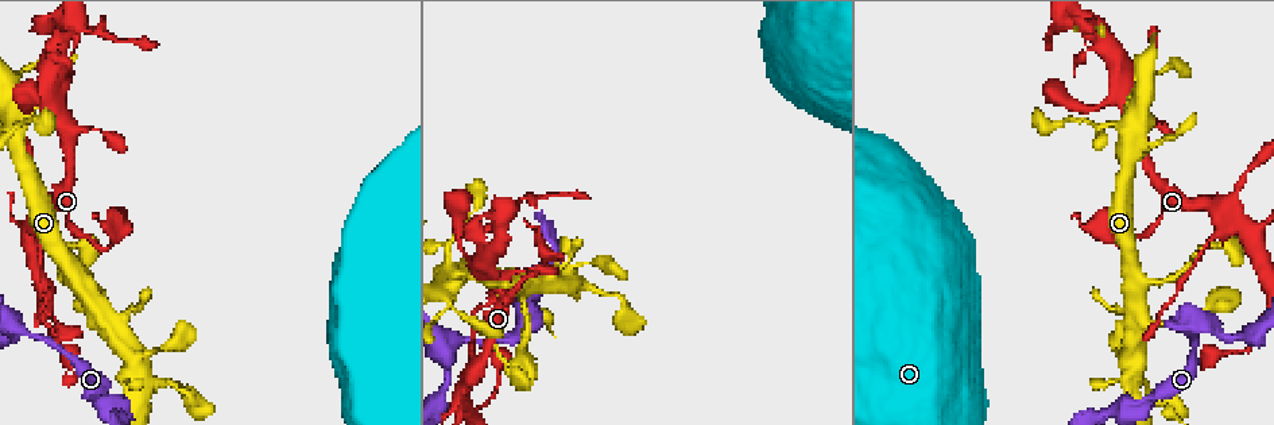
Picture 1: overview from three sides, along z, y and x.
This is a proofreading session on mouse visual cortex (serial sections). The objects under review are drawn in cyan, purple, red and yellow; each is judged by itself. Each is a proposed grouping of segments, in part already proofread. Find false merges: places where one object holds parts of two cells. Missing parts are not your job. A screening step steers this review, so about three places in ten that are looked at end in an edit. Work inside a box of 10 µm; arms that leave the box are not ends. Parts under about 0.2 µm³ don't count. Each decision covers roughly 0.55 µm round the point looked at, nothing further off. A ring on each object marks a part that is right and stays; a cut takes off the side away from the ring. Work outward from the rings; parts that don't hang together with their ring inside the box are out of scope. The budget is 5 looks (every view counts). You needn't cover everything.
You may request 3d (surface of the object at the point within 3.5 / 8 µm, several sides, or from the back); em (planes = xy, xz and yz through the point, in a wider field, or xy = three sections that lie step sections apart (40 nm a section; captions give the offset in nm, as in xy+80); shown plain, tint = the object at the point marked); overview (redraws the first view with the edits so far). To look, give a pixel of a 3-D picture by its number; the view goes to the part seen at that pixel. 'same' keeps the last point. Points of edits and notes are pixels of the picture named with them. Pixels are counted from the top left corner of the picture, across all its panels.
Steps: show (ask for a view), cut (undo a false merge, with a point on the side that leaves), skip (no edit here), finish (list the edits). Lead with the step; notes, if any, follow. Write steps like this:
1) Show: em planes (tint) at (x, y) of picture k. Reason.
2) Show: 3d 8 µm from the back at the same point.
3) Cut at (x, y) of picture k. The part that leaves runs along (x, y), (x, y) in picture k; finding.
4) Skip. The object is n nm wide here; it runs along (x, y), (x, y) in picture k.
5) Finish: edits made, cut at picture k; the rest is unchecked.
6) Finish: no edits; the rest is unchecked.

Show: 3d 3.5 µm at (457, 400) of picture 1. Thin arm on a thick one.

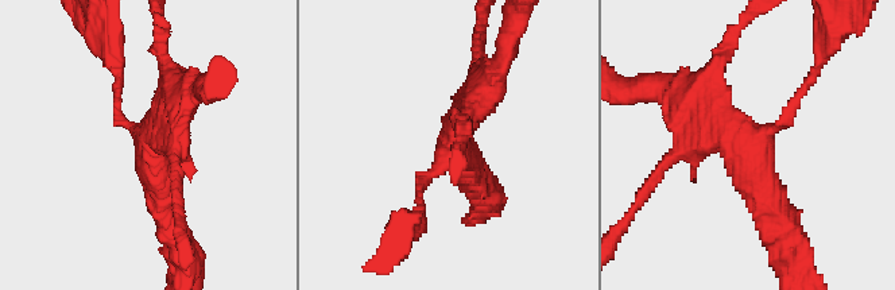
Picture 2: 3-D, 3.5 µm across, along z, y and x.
Show: em xy step 3 (tint) at (746, 150) of picture 2.

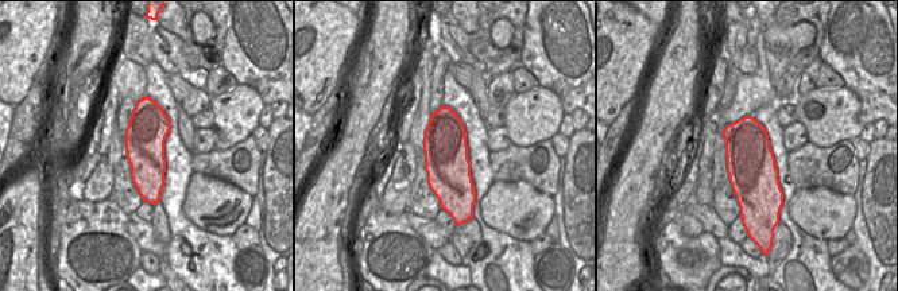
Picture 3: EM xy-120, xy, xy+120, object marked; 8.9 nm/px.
Skip. The arms are 150, 400, 400 nm wide; continuous, no second cell.

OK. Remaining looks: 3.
Show: 3d 3.5 µm at (50, 101) of picture 1. Arms part here.

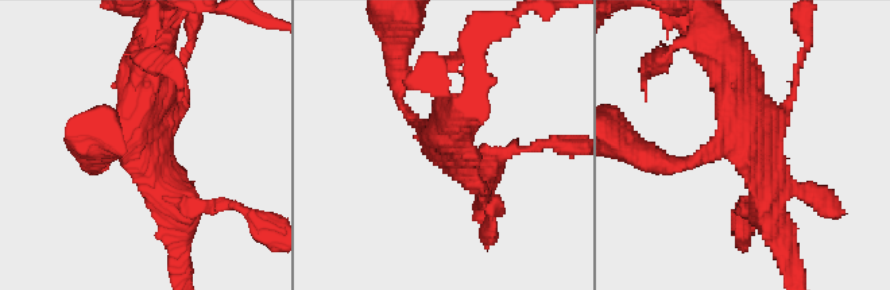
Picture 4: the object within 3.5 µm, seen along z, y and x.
Show: em xy step 2 (tint) at (142, 145) of picture 4.

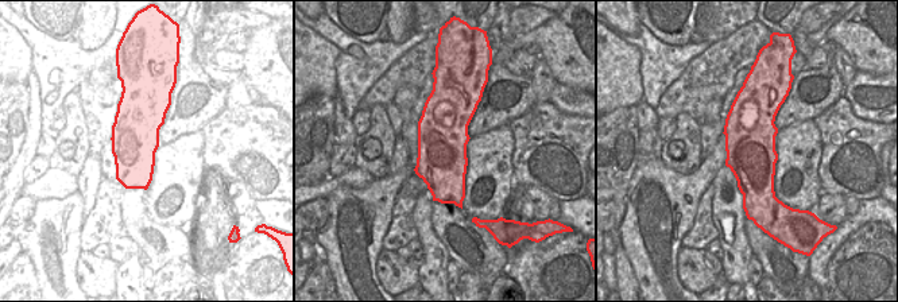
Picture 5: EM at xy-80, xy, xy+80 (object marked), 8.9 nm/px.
Skip. It runs along (770, 221), (730, 60) in picture 4; all the same cell.

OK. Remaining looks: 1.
Finish: no edits; the rest is unchecked.

